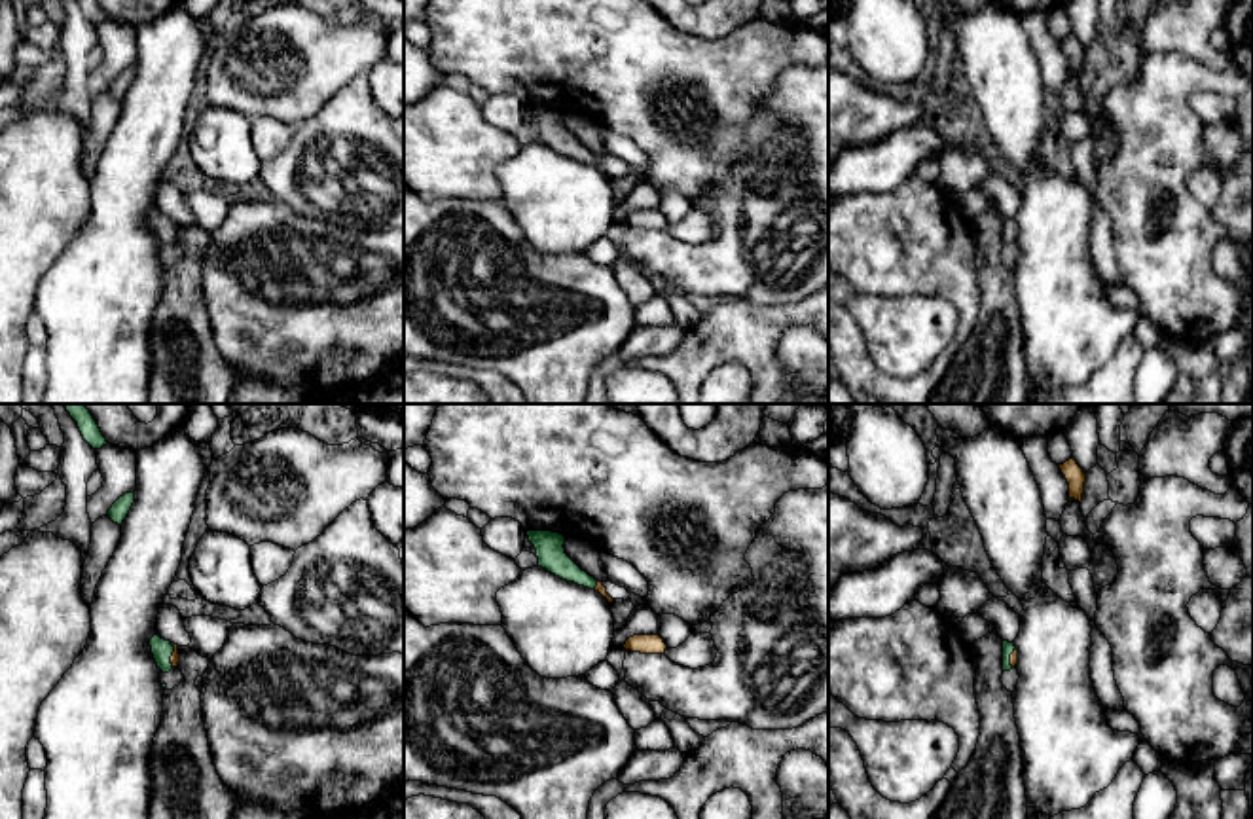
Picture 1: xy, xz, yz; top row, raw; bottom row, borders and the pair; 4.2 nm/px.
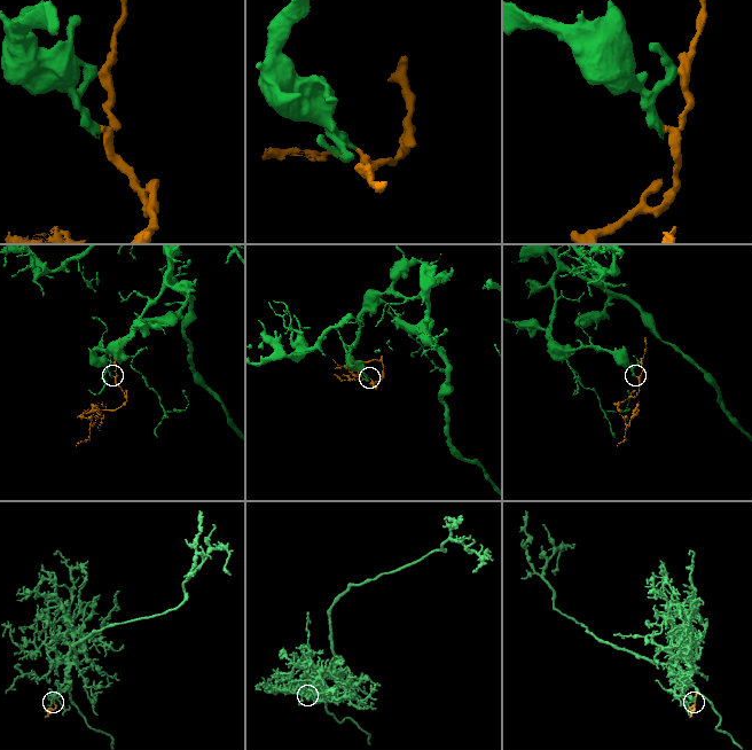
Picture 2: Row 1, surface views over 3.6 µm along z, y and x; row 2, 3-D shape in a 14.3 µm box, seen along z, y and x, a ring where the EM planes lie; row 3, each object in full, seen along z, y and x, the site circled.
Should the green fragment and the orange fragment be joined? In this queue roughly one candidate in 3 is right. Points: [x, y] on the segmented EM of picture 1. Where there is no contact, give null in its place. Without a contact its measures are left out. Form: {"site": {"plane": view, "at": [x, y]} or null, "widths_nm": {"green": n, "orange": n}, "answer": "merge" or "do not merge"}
{"site": {"plane": "xy", "at": [171, 655]}, "widths_nm": {"green": 90, "orange": 50}, "answer": "merge"}

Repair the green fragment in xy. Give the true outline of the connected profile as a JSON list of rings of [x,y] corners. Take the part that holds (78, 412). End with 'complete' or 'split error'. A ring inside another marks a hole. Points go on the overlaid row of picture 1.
[[[64,404],[64,408],[70,413],[70,417],[78,423],[78,428],[80,428],[83,440],[93,449],[100,449],[102,446],[108,444],[97,425],[97,421],[93,419],[93,415],[89,413],[89,410],[83,404]]]; complete

